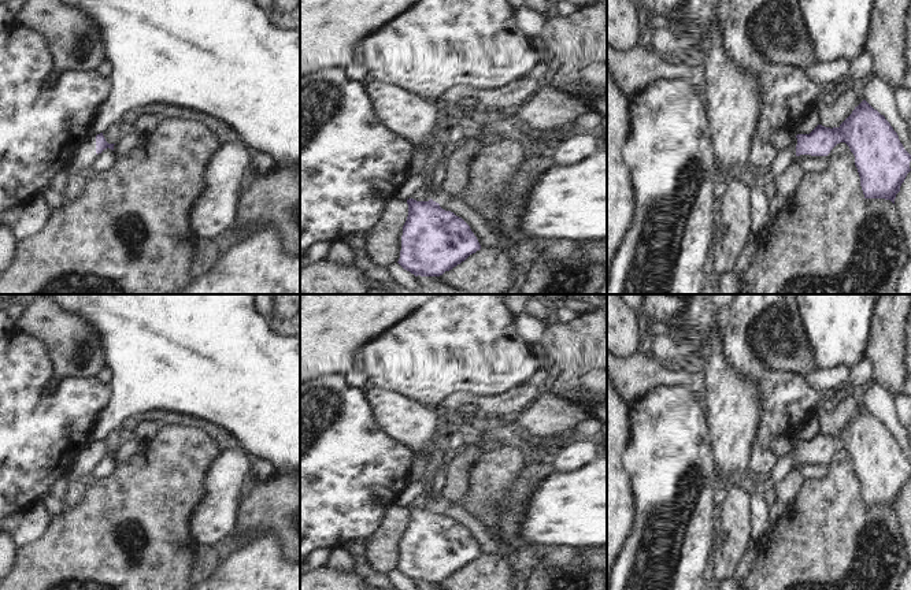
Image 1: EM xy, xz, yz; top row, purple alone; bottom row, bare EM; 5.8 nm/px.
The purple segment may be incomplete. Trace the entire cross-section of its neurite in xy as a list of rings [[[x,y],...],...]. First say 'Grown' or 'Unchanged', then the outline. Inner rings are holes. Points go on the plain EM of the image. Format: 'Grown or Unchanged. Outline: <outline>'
Grown. Outline: [[[93,438],[81,448],[63,476],[67,480],[79,479],[84,474],[90,474],[92,468],[104,456],[110,454],[114,457],[114,452],[105,448],[103,439]]]

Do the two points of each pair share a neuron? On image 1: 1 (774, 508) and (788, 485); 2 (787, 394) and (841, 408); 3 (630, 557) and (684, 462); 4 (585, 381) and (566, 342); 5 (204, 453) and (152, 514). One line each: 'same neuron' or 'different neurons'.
1: same neuron
2: different neurons
3: same neuron
4: different neurons
5: same neuron

